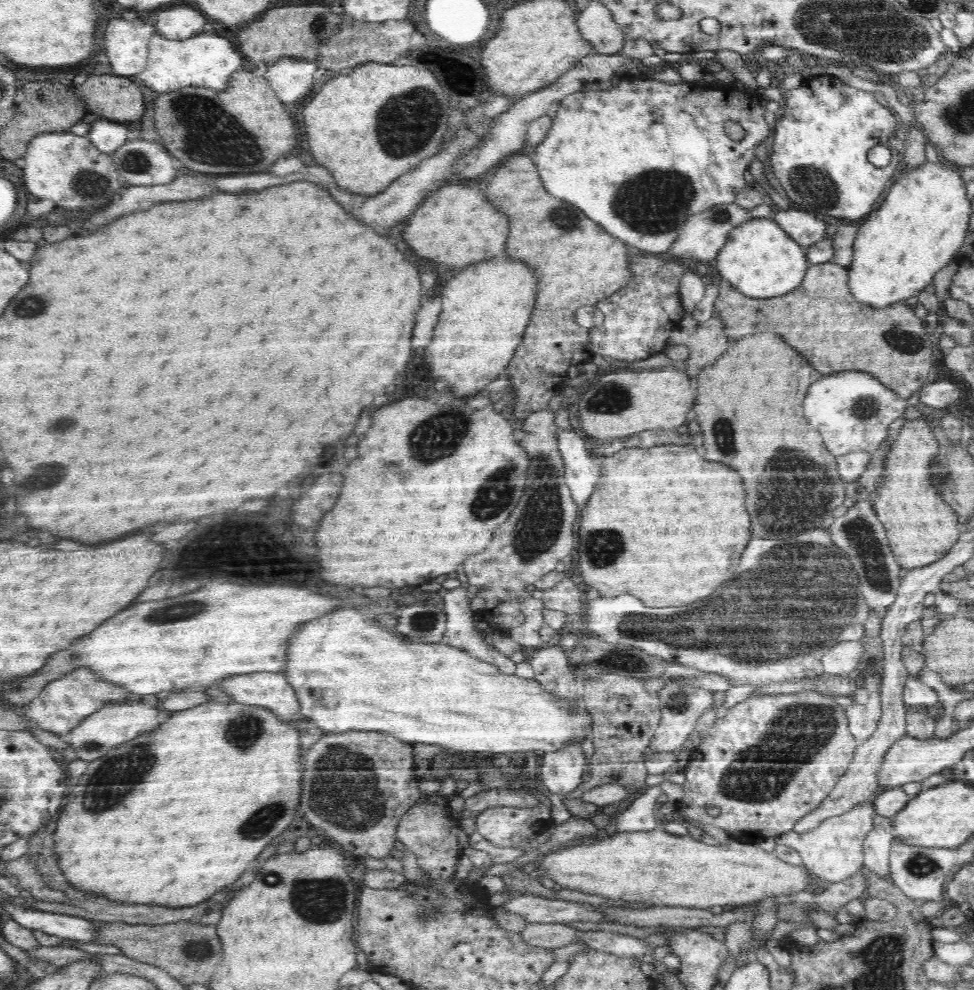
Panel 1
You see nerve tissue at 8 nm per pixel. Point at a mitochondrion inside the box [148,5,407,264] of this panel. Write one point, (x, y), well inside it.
(208, 134)

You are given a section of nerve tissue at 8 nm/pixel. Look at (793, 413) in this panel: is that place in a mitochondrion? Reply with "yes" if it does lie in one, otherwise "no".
no

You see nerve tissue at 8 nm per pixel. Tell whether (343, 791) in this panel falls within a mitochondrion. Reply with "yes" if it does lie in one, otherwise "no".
yes

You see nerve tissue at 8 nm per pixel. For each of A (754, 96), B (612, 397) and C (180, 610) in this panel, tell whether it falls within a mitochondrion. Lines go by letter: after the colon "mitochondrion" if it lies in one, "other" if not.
A: other
B: mitochondrion
C: mitochondrion

